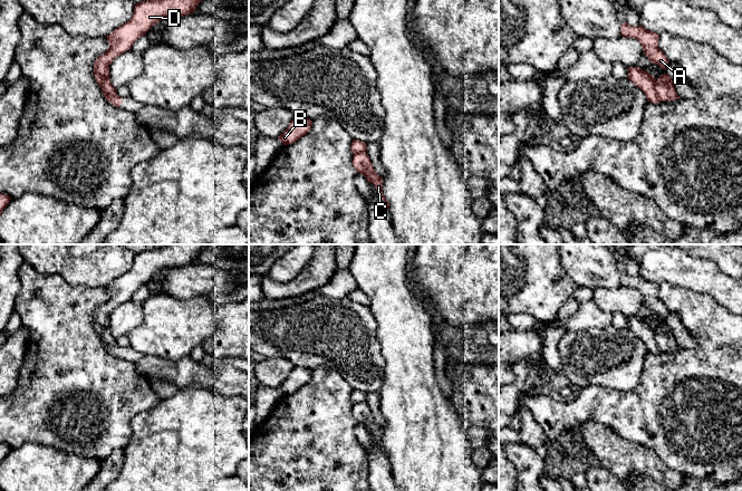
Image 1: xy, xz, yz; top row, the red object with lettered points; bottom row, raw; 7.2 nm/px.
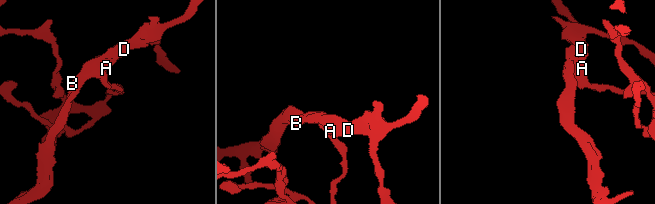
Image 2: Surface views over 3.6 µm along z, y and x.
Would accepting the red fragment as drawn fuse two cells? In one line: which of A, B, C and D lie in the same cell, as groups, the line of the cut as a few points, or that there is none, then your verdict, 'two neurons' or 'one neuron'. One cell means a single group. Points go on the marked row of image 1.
A B D / C | xy (108, 75), (104, 82), (104, 92), (115, 96) | two neurons

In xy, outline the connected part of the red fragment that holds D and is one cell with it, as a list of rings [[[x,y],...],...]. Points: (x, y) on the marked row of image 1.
[[[146,0],[135,4],[134,13],[129,20],[117,27],[106,36],[109,48],[94,61],[94,75],[96,83],[107,99],[116,107],[121,107],[122,97],[110,96],[104,93],[104,81],[109,76],[112,61],[129,50],[135,41],[160,20],[177,18],[194,13],[202,0]]]

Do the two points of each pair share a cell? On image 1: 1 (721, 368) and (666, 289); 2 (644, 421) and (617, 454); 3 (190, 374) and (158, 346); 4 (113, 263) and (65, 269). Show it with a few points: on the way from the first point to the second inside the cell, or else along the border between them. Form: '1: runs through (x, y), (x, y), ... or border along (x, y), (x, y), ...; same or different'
1: runs through (715, 348), (715, 338), (686, 309); same
2: border along (606, 425), (623, 437), (638, 442), (653, 450); different
3: border along (148, 354), (169, 359), (181, 359), (189, 356); different
4: runs through (100, 269), (77, 269); same

